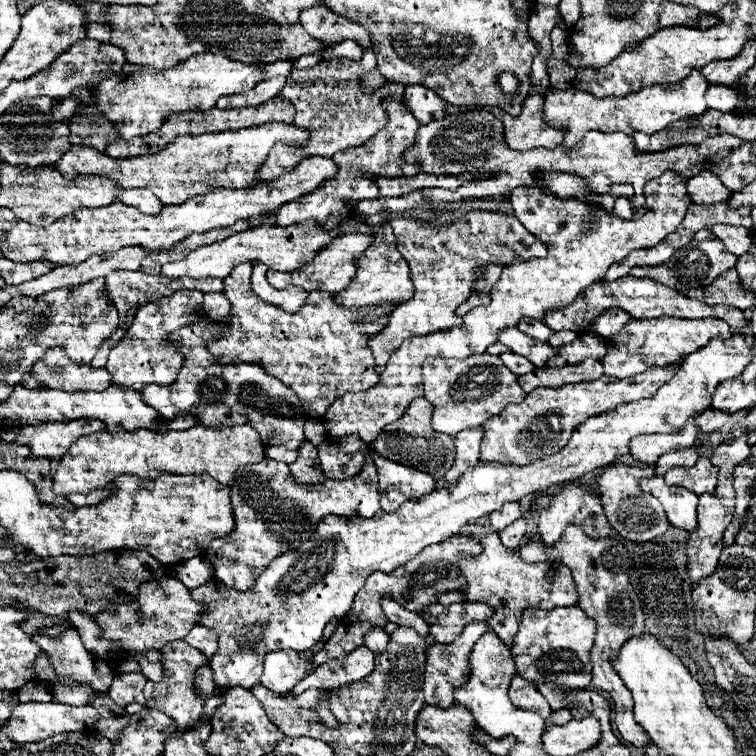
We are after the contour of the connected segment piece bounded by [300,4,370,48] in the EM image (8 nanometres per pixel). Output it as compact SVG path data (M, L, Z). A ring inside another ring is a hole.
M324 4L304 10L300 14L300 22L306 28L306 32L310 36L322 40L326 48L334 46L346 38L356 40L364 48L370 48L370 34L364 28L360 28L358 24L354 24L352 20L348 20L344 16L338 16Z

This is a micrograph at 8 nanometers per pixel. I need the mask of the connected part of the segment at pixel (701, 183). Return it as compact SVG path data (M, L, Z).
M700 172L688 180L688 194L696 204L712 205L728 198L728 188L720 184L720 178L714 172Z

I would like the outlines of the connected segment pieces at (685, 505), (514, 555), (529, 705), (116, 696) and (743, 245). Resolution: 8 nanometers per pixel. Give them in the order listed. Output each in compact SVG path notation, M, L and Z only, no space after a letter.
M654 474L652 478L644 478L640 480L640 488L652 496L656 496L666 514L668 520L682 528L682 530L694 530L696 528L696 504L698 504L698 496L688 492L686 488L680 486L668 486L664 482L662 476Z
M466 524L458 536L472 536L474 540L480 540L480 546L484 548L480 556L468 556L468 560L460 560L460 576L466 580L460 592L464 592L464 598L468 602L484 602L492 606L492 620L486 622L508 646L512 646L512 636L518 632L518 618L524 608L552 610L556 606L574 606L578 602L576 584L568 566L562 562L558 564L558 576L554 580L546 580L546 572L550 568L548 562L526 564L518 552L506 550L498 534L486 524Z
M514 676L512 684L510 684L510 700L516 708L536 712L538 716L544 716L544 720L552 712L546 698L538 692L538 688L534 684L530 684L528 680L522 680L520 676Z
M128 672L128 674L116 674L108 696L120 706L126 708L130 702L140 702L144 704L144 694L142 688L146 684L146 678L140 672Z
M716 224L711 230L736 256L742 256L744 252L748 252L753 240L752 232L743 226Z

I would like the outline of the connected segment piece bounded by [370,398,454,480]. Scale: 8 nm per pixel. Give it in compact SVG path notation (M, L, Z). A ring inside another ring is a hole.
M424 398L412 400L408 412L404 412L400 420L388 424L388 428L384 428L380 436L376 436L376 440L370 444L372 452L392 462L400 462L404 466L414 466L418 470L430 472L436 480L442 478L454 460L454 442L450 436L434 432L430 426L430 418L432 418L432 406Z

